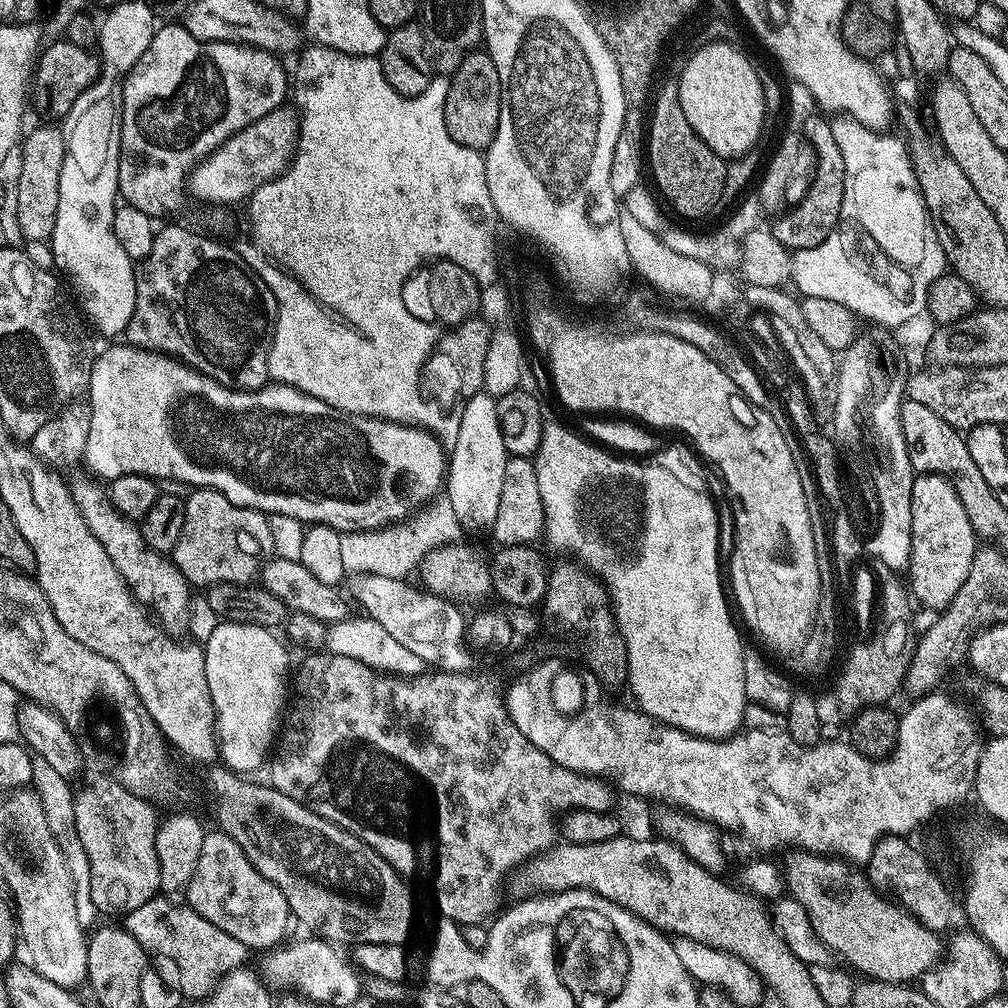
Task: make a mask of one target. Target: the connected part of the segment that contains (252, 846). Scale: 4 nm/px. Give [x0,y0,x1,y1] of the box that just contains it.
[208,766,412,946]

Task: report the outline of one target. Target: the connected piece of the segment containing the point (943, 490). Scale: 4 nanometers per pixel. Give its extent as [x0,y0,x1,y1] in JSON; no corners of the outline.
[906,475,978,610]

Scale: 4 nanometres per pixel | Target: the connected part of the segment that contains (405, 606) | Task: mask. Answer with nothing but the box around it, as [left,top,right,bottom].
[351,575,472,672]

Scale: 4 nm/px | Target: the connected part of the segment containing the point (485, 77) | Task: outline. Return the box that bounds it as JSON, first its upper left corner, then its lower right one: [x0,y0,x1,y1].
[444,50,502,153]

